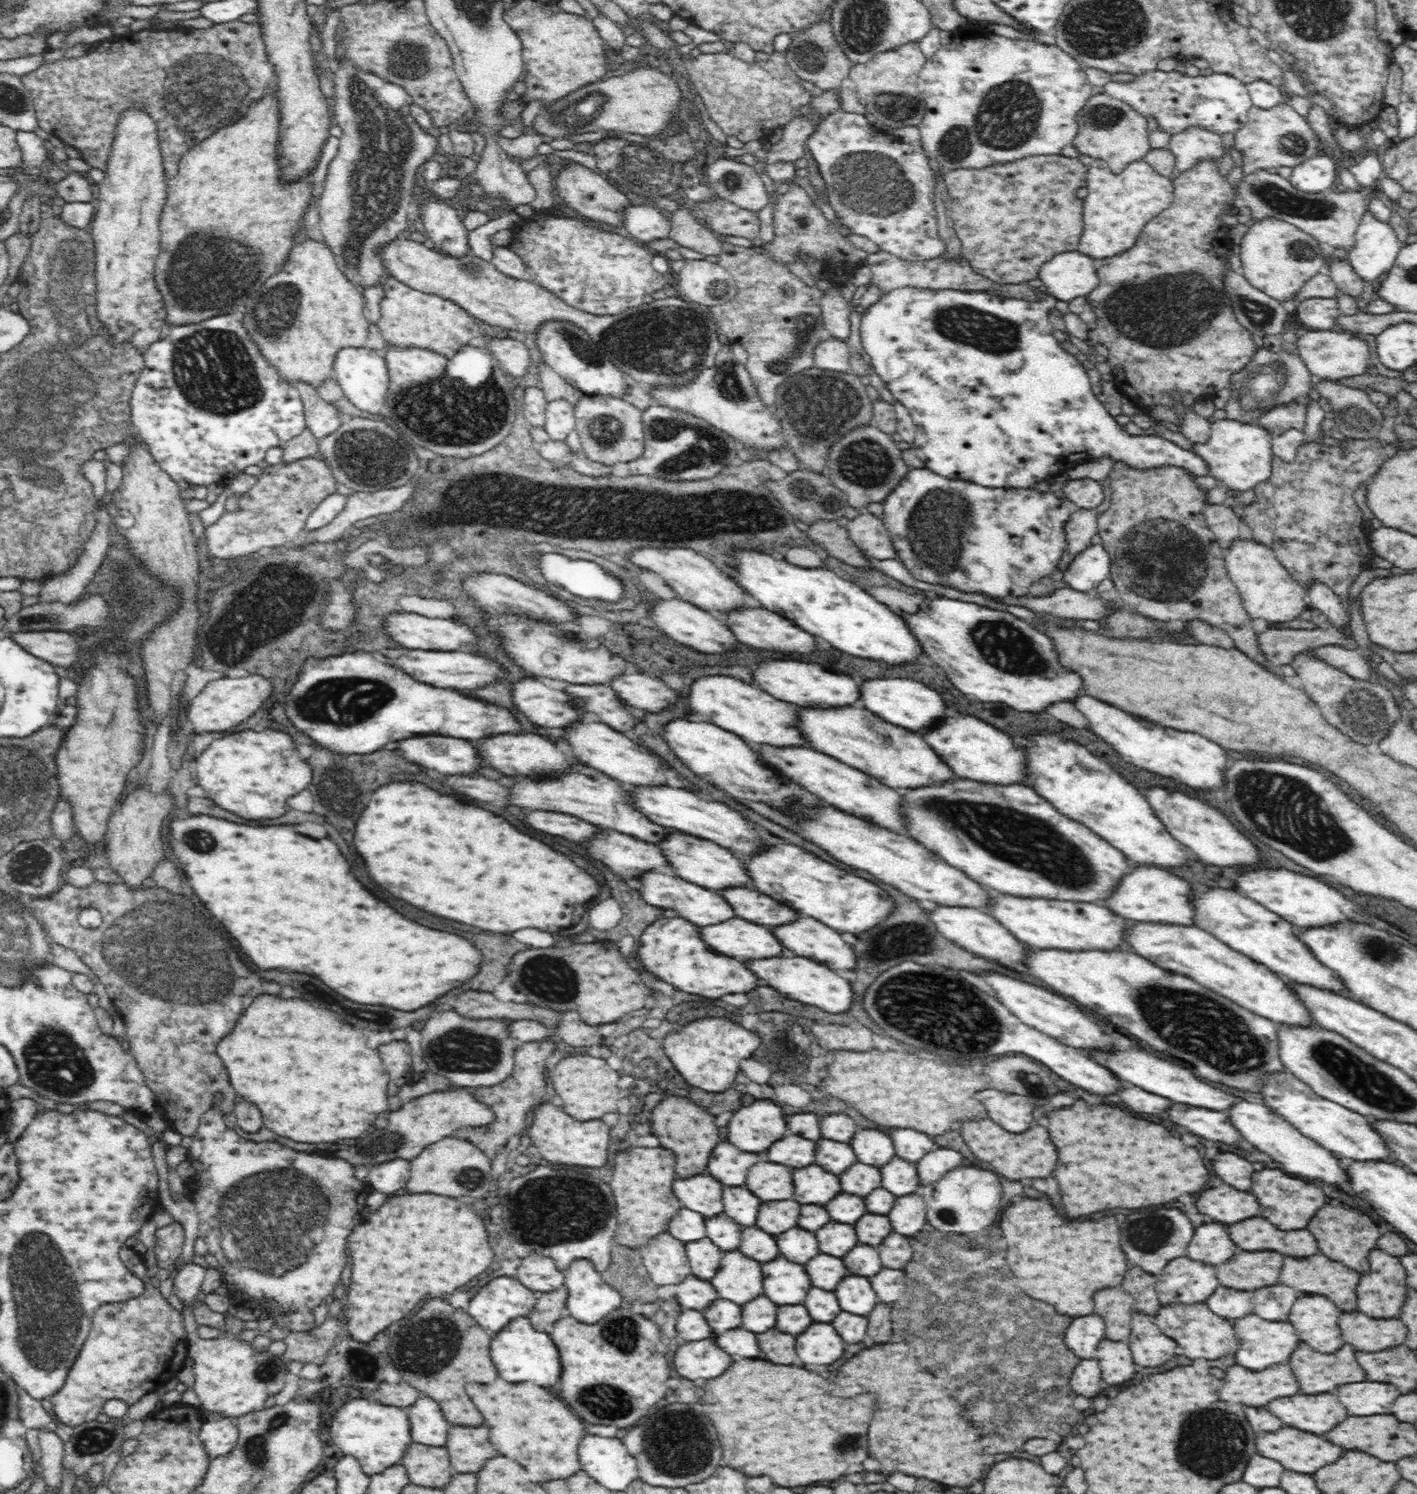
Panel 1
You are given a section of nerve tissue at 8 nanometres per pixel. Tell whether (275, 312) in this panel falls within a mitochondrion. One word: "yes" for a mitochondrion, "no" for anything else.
yes

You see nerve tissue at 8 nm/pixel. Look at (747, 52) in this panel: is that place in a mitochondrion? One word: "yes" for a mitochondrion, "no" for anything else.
no

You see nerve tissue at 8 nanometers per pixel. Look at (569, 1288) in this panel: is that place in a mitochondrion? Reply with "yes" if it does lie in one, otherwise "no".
no

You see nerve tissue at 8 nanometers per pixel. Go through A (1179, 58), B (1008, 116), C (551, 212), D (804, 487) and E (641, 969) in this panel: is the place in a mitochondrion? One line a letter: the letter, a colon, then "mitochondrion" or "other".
A: other
B: mitochondrion
C: other
D: mitochondrion
E: other

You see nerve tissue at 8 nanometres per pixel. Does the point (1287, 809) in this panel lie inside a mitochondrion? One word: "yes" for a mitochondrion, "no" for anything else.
yes

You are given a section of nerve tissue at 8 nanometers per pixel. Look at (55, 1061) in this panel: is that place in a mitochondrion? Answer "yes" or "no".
yes

